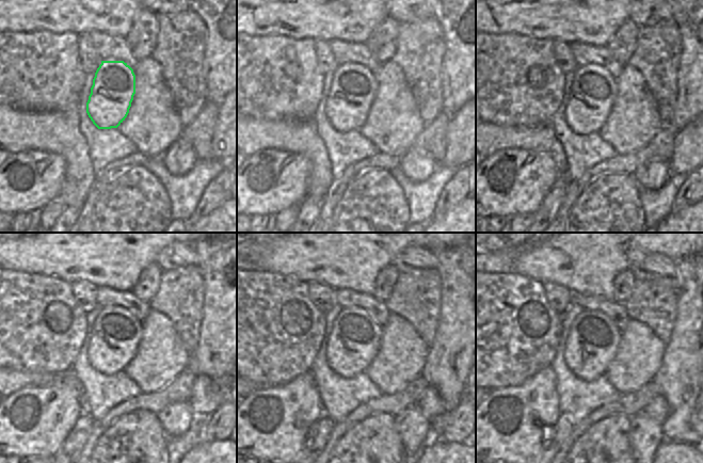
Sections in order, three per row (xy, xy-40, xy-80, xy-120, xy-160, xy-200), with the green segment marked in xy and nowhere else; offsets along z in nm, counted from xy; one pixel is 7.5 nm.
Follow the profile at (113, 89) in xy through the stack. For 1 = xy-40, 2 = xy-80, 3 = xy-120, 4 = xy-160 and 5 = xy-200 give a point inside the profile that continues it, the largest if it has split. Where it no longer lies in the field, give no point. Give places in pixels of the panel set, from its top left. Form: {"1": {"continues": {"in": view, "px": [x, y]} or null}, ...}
{"1": {"continues": {"in": "xy-40", "px": [353, 89]}}, "2": {"continues": {"in": "xy-80", "px": [593, 90]}}, "3": {"continues": {"in": "xy-120", "px": [115, 336]}}, "4": {"continues": {"in": "xy-160", "px": [354, 340]}}, "5": {"continues": {"in": "xy-200", "px": [593, 340]}}}

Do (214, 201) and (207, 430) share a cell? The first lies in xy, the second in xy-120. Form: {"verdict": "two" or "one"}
{"verdict": "one"}

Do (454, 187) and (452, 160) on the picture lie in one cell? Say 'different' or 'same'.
different

